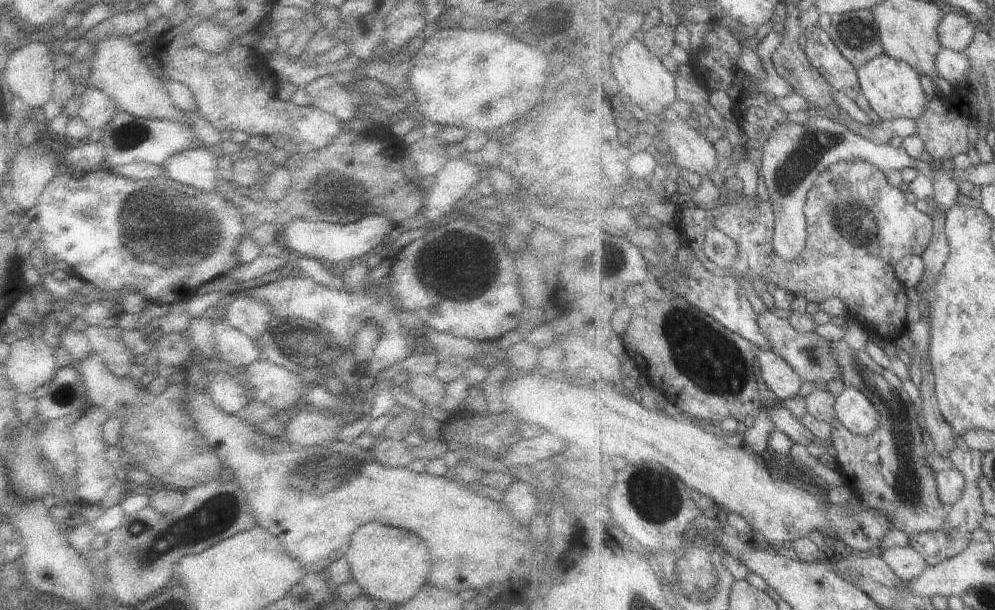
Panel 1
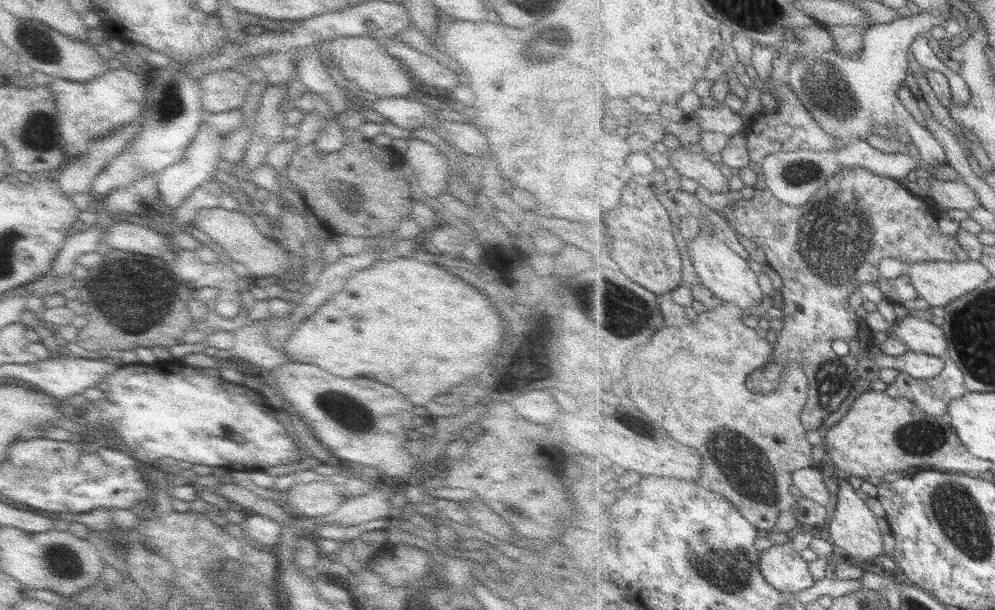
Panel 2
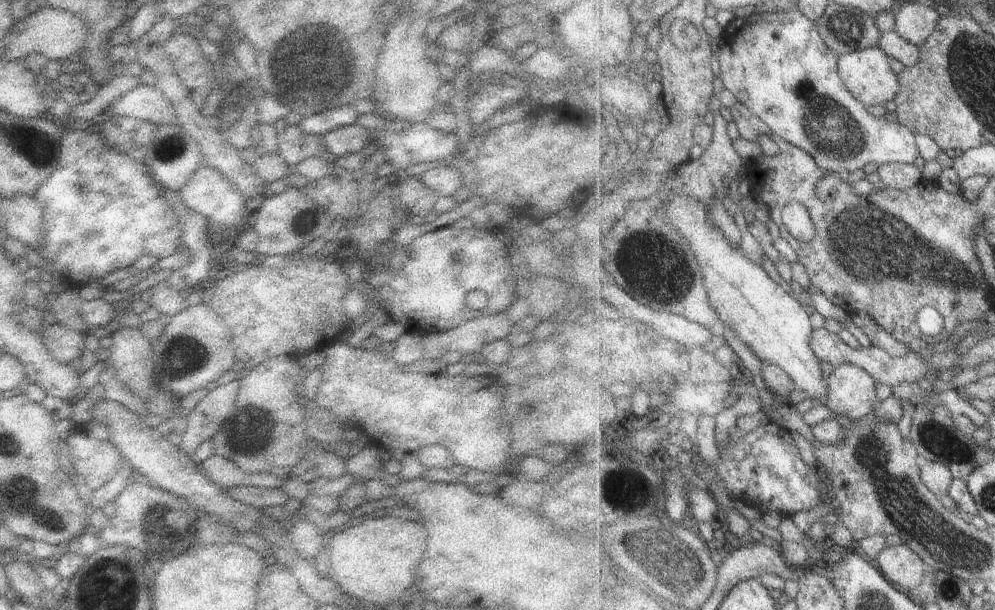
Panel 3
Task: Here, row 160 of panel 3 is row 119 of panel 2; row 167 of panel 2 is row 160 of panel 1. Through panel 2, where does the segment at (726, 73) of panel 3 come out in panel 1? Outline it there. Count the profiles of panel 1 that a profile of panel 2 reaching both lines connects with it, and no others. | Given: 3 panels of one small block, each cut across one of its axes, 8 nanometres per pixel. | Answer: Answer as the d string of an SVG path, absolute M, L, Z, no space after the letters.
M934 160L931 168L935 170L931 179L934 188L933 200L941 208L941 212L947 214L951 206L957 206L957 196L962 194L959 190L958 181L954 179L953 170L945 168L941 160Z

